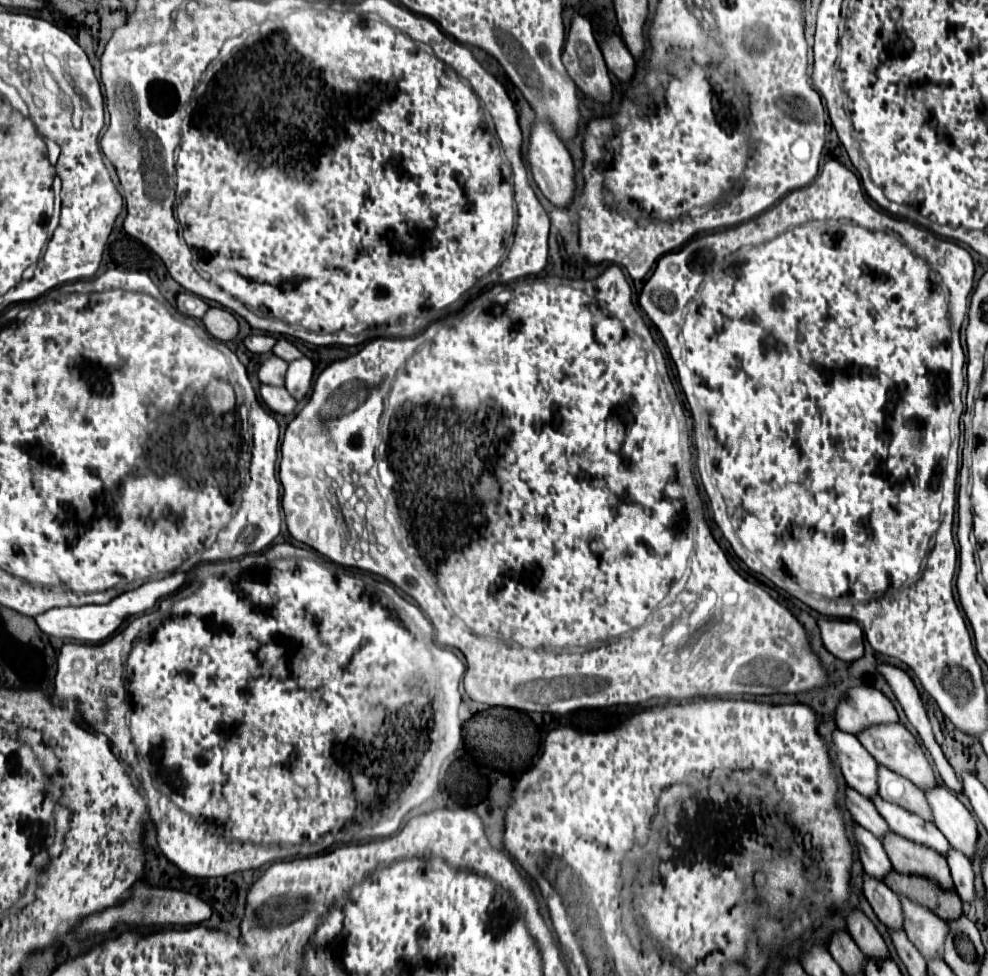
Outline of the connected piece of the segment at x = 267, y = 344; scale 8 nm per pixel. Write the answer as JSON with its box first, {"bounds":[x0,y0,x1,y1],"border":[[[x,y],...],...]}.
{"bounds":[243,333,275,353],"border":[[[259,333],[259,335],[247,335],[245,339],[243,339],[243,343],[245,343],[245,347],[251,351],[251,353],[269,353],[271,349],[273,349],[273,345],[275,345],[275,337],[273,335],[265,335],[265,333]]]}

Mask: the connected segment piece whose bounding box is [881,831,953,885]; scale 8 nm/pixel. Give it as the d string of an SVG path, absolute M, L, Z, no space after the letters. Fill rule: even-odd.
M889 831L881 843L889 861L893 863L893 869L901 869L905 873L929 873L929 877L937 877L937 881L943 885L953 885L947 861L935 849L909 841L895 831Z

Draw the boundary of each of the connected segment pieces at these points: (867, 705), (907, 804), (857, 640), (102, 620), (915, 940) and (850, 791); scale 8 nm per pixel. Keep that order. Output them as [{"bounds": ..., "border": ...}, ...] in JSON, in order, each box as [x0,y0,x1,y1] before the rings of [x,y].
[{"bounds":[835,687,899,735],"border":[[[851,687],[835,711],[837,727],[851,735],[857,735],[869,725],[891,721],[899,721],[897,711],[893,703],[875,687]]]},{"bounds":[877,765,933,821],"border":[[[879,765],[877,775],[879,775],[877,783],[879,783],[881,797],[909,809],[911,813],[917,813],[917,815],[933,821],[933,817],[929,813],[929,805],[925,801],[925,795],[917,785],[913,785],[909,779],[901,777],[899,773],[887,769],[885,765]]]},{"bounds":[817,617,863,661],"border":[[[823,617],[817,621],[817,625],[821,629],[823,645],[829,653],[843,661],[863,657],[863,631],[855,621]]]},{"bounds":[35,573,187,643],"border":[[[173,573],[173,575],[169,575],[161,581],[149,581],[149,583],[143,583],[141,587],[137,587],[133,591],[121,593],[119,597],[111,599],[109,603],[83,605],[83,607],[57,607],[57,609],[49,609],[49,611],[37,615],[35,621],[37,621],[39,629],[47,635],[53,635],[53,637],[59,637],[59,639],[75,639],[75,641],[81,641],[81,643],[101,643],[109,635],[113,635],[127,617],[143,613],[143,611],[151,609],[157,603],[157,599],[175,593],[185,583],[185,579],[187,579],[185,573]]]},{"bounds":[899,895,947,959],"border":[[[899,895],[903,909],[903,929],[909,941],[919,949],[925,959],[931,959],[941,953],[941,945],[945,939],[947,923],[929,911],[923,905],[917,905],[913,899]]]},{"bounds":[845,787,889,839],"border":[[[845,787],[845,807],[851,813],[853,821],[869,829],[875,837],[881,839],[885,835],[885,829],[889,829],[889,825],[885,825],[885,819],[877,813],[873,803],[861,793],[857,793],[853,787]]]}]

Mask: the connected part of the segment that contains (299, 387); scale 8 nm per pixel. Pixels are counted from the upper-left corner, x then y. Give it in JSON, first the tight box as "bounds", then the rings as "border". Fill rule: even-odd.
{"bounds":[285,357,313,401],"border":[[[307,357],[295,359],[289,363],[287,375],[285,375],[285,387],[297,401],[301,401],[311,387],[311,377],[313,377],[311,359],[307,359]]]}

